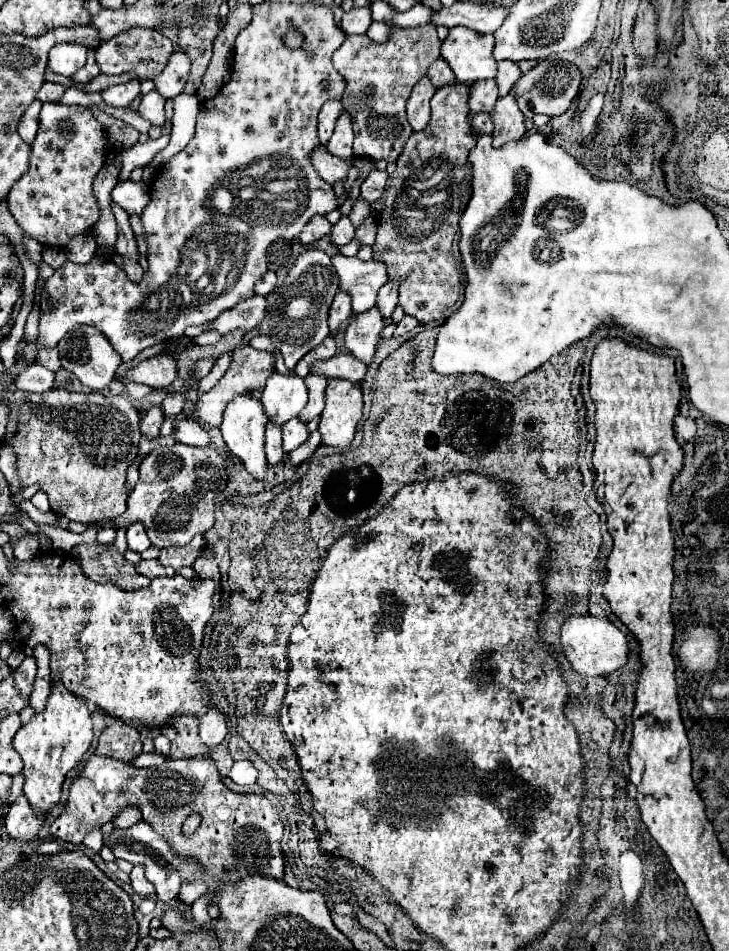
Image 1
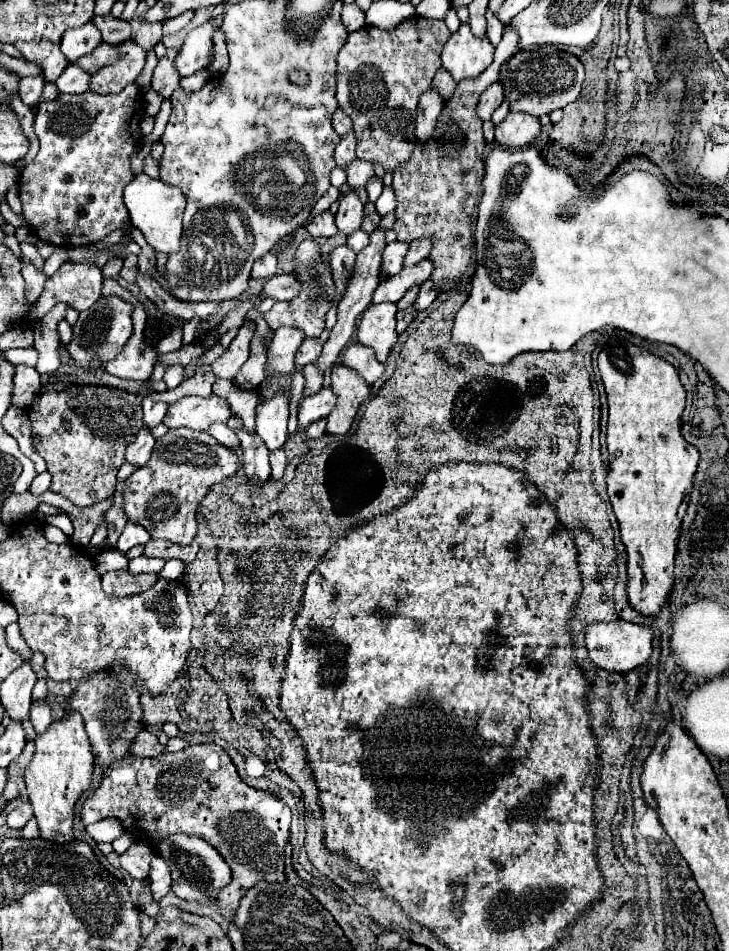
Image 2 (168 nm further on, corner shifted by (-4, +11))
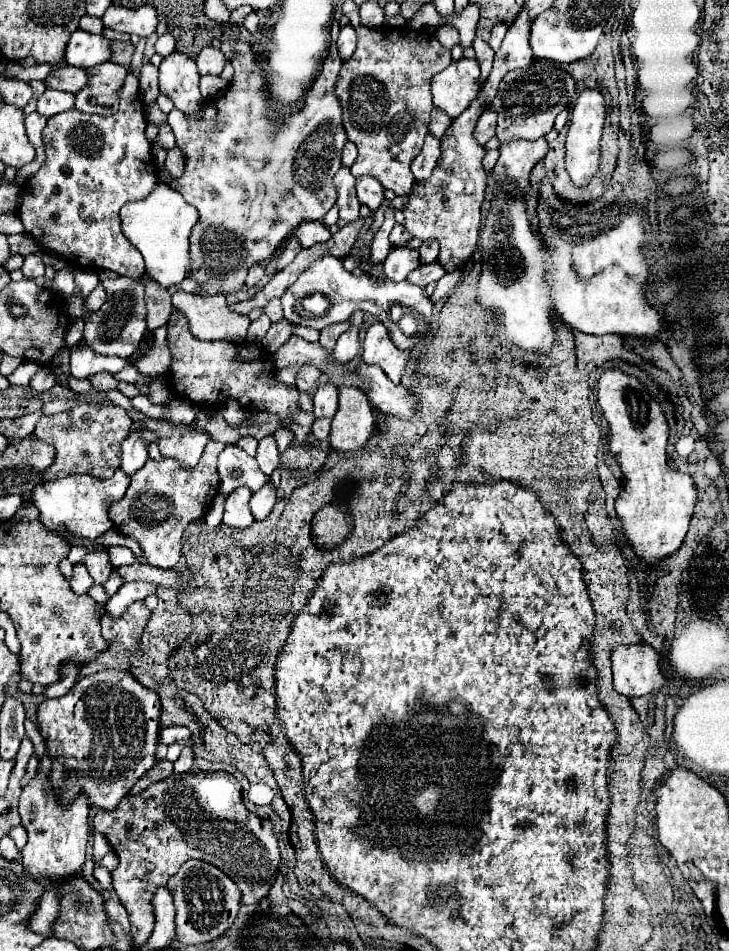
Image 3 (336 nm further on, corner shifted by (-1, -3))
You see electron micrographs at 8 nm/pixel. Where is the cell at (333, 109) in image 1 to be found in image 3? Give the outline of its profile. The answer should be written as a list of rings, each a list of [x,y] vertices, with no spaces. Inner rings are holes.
[[[348,141],[348,143],[344,145],[344,149],[342,149],[342,165],[350,167],[350,165],[356,161],[356,155],[358,155],[356,145],[354,145],[352,141]]]

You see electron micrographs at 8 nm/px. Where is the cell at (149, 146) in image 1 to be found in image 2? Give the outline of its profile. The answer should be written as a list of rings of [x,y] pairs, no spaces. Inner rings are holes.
[[[201,69],[201,71],[181,79],[181,89],[183,91],[197,91],[197,89],[201,89],[207,83],[207,79],[209,79],[209,73],[205,69]]]

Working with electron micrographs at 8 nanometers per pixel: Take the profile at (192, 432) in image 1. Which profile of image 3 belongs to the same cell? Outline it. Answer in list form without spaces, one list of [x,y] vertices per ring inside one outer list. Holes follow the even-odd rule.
[[[238,445],[224,447],[218,457],[218,475],[222,495],[230,495],[238,487],[248,487],[256,493],[270,481],[270,477],[260,471],[256,459],[246,455]]]

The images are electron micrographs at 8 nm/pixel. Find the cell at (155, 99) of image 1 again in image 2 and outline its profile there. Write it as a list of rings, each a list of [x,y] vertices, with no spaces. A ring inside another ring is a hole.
[[[169,49],[167,55],[155,67],[155,73],[151,79],[151,89],[157,91],[163,99],[169,99],[181,81],[181,75],[173,67],[173,59],[175,59],[175,49]]]

